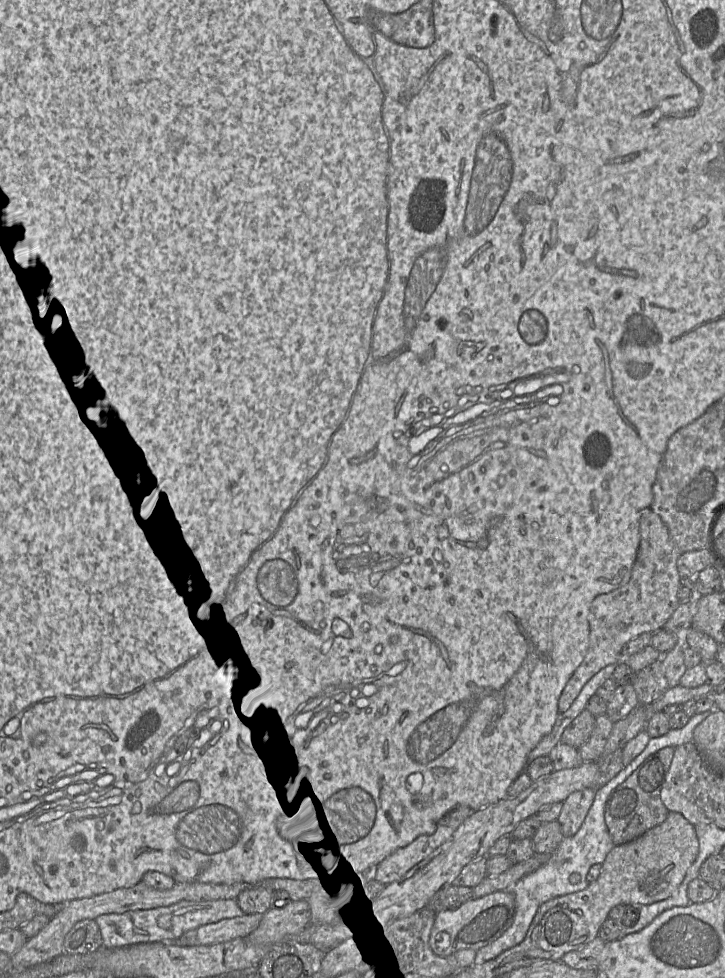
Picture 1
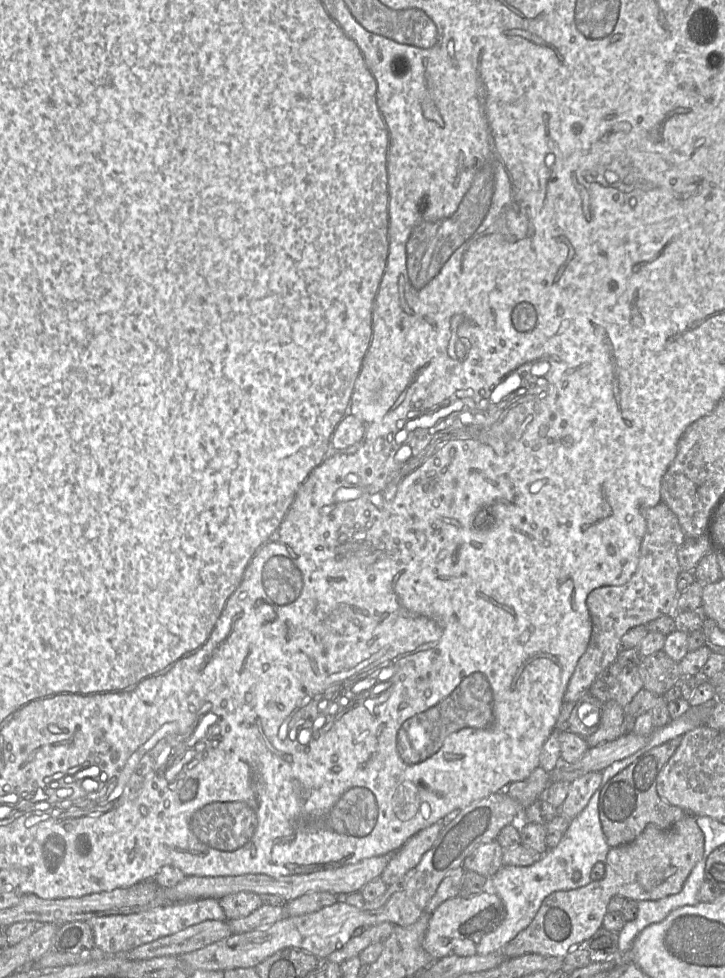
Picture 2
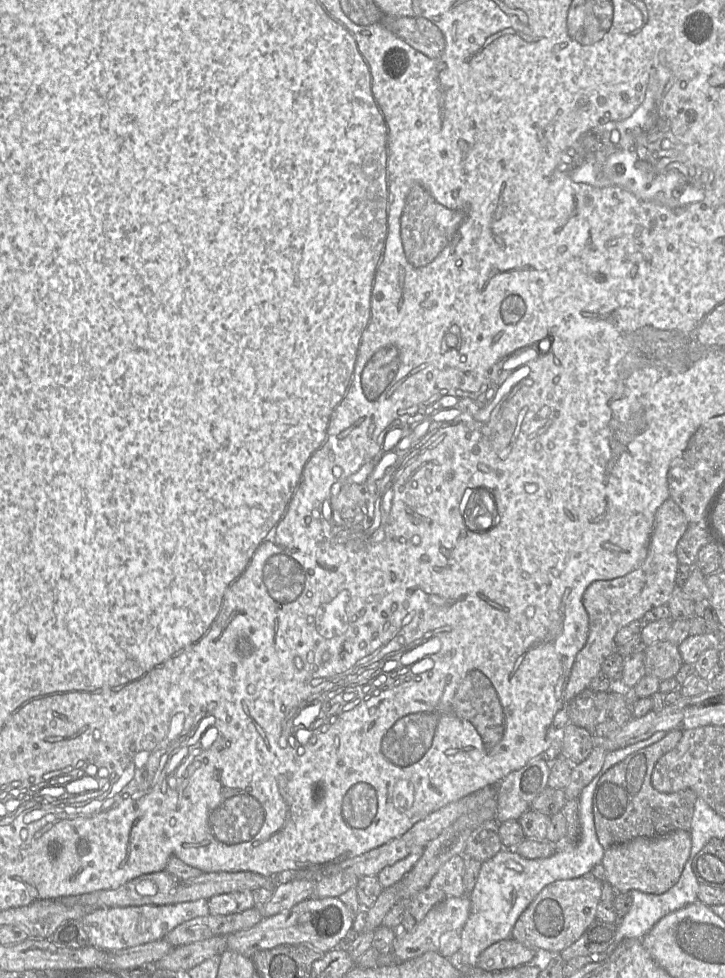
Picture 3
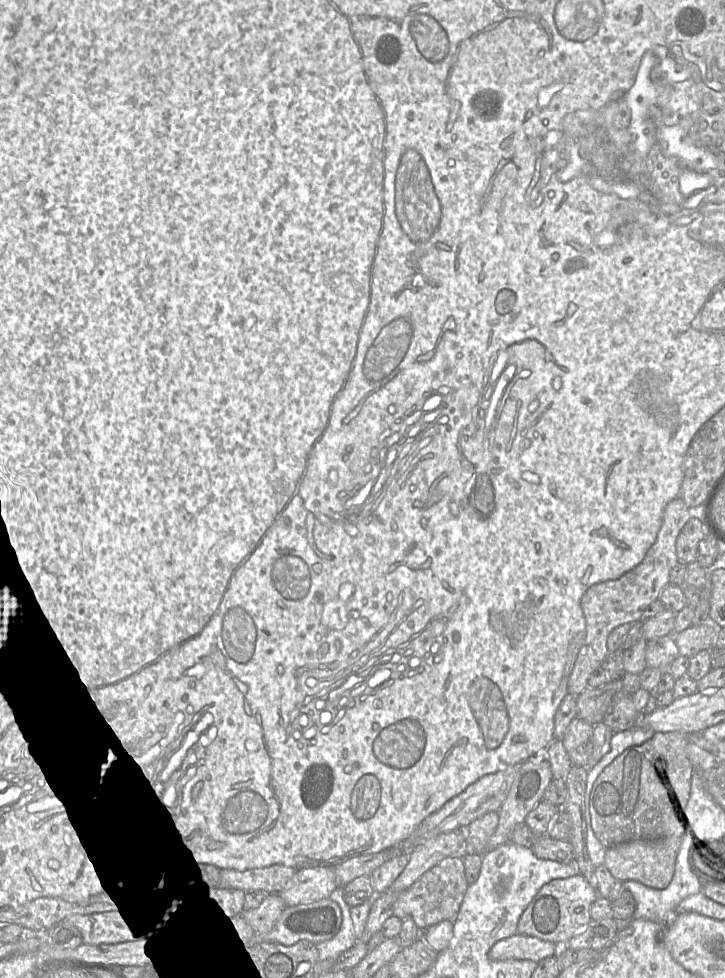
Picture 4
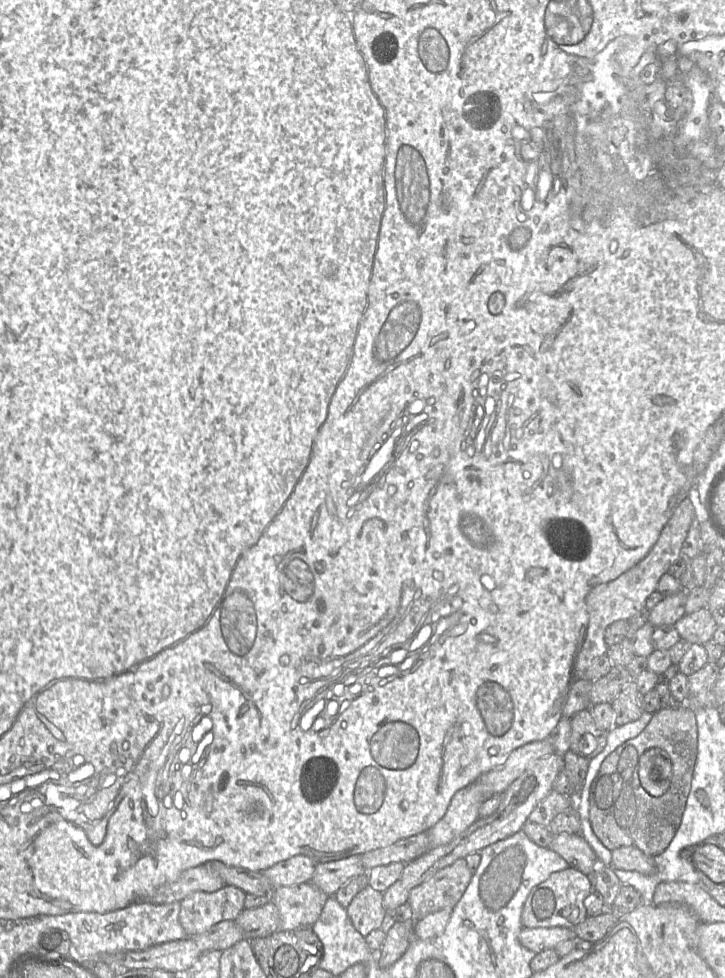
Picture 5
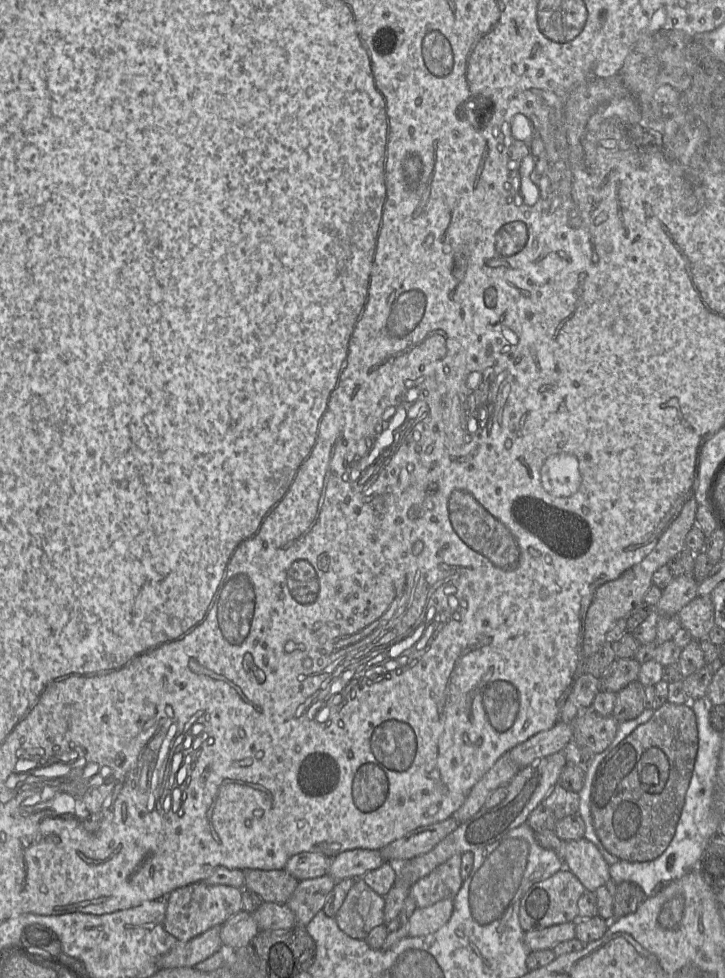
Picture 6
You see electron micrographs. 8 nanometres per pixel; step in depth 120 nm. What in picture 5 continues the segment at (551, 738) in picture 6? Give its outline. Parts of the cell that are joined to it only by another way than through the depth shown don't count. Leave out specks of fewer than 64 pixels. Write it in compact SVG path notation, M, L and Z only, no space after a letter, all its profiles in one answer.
M548 739L530 742L513 750L507 760L478 777L486 799L502 794L534 761L554 754Z

